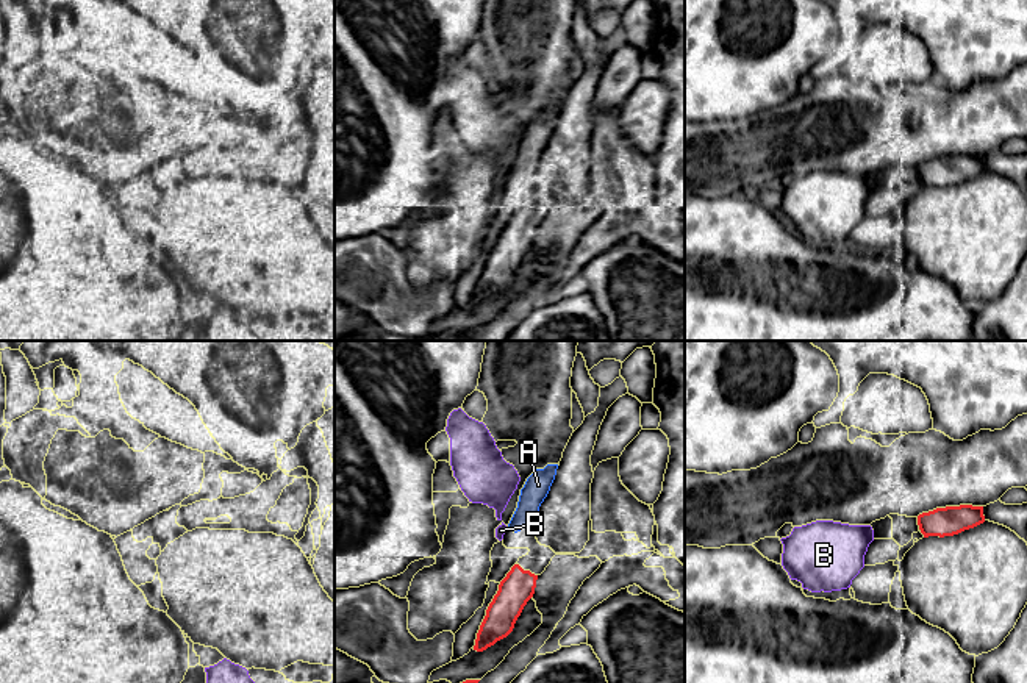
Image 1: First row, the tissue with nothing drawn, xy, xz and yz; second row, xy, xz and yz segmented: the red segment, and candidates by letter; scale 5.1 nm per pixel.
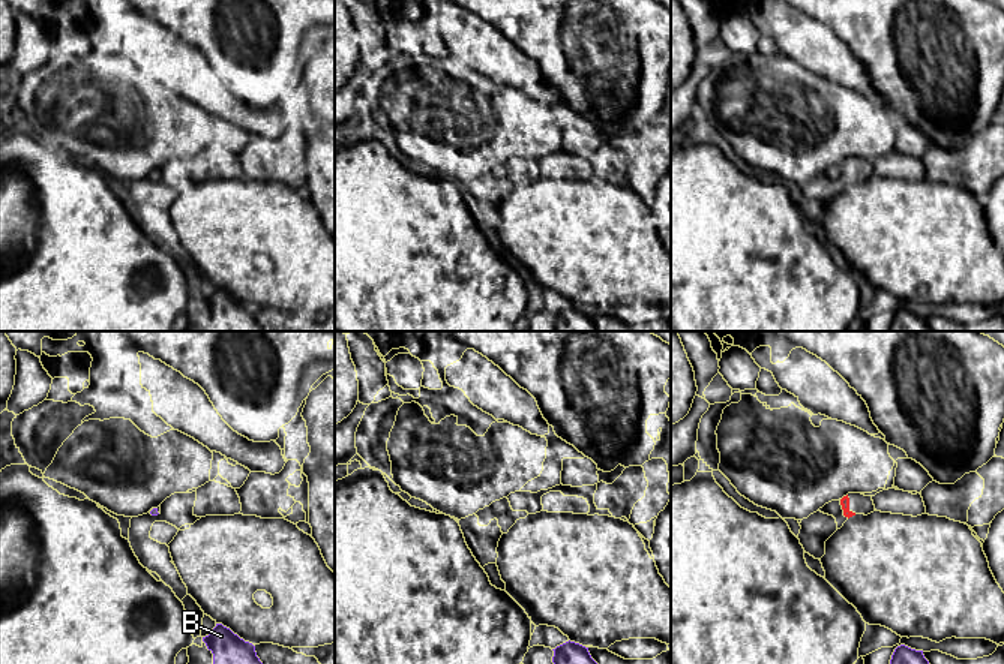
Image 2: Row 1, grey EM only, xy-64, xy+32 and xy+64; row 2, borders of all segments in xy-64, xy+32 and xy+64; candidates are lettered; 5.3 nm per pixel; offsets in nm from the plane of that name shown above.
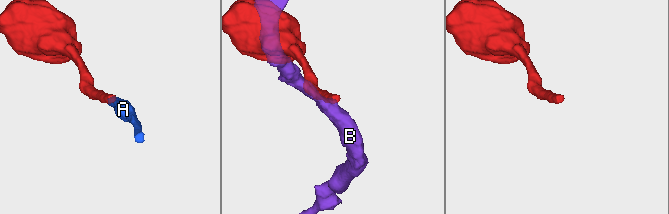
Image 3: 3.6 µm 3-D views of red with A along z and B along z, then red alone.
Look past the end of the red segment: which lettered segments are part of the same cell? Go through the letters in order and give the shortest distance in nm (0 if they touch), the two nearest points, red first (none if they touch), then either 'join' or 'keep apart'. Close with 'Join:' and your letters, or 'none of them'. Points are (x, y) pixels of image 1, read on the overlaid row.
A: 170 nm | xz (515, 564), (515, 532) | join
B: 150 nm | xz (515, 564), (500, 539) | keep apart
Join: A

